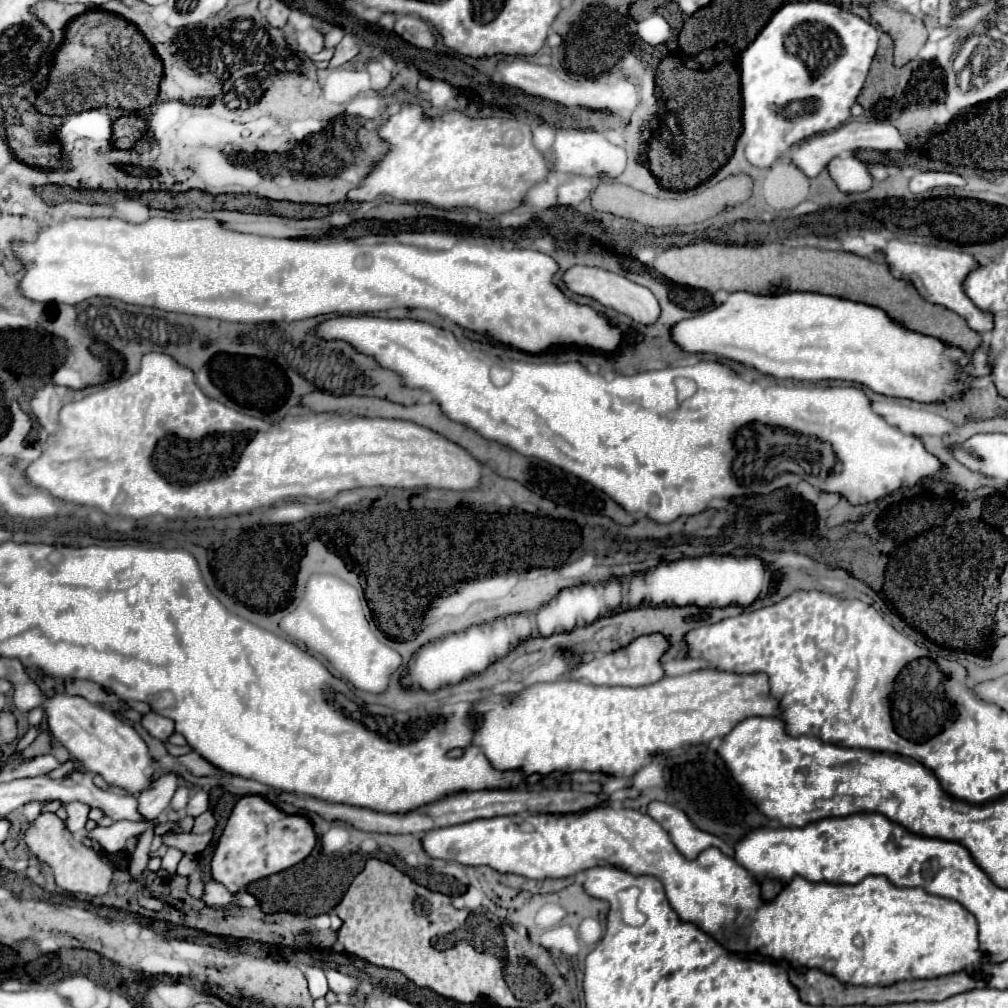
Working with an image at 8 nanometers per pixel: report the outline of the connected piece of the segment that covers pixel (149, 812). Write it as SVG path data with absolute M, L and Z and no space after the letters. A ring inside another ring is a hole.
M162 774L158 780L154 780L144 792L138 794L138 812L146 822L156 820L168 806L170 798L178 788L178 776L176 774Z

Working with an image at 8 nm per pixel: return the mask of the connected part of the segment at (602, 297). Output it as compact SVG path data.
M572 266L564 272L562 282L570 292L580 294L580 296L588 296L588 298L600 302L604 308L612 308L612 310L632 318L638 324L652 326L660 316L660 304L648 288L644 288L636 282L630 282L628 278L614 274L610 270L602 270L602 268L594 268L594 266Z

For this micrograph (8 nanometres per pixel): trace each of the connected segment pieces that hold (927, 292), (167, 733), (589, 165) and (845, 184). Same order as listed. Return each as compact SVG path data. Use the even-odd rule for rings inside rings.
M888 240L888 244L880 252L884 254L884 260L892 276L912 284L924 300L932 304L940 304L960 314L968 322L968 326L976 332L986 332L992 328L990 316L986 316L986 312L978 312L978 308L974 308L974 304L970 304L970 298L962 292L962 280L966 278L966 272L978 266L978 262L970 254L962 254L938 246L916 244L916 242L902 242L902 240Z
M156 712L144 714L142 726L144 726L154 738L158 738L158 740L162 740L162 742L166 742L166 740L174 734L174 720L164 718L164 716L156 714Z
M568 128L558 130L556 140L550 148L554 170L562 174L578 174L578 176L598 176L604 174L608 178L616 178L626 168L626 152L620 146L614 146L608 142L600 132L596 130L580 130L580 128Z
M848 156L848 158L834 158L828 164L828 172L832 180L838 184L838 188L846 194L854 192L866 192L874 186L874 178L870 170L858 170L860 160Z

